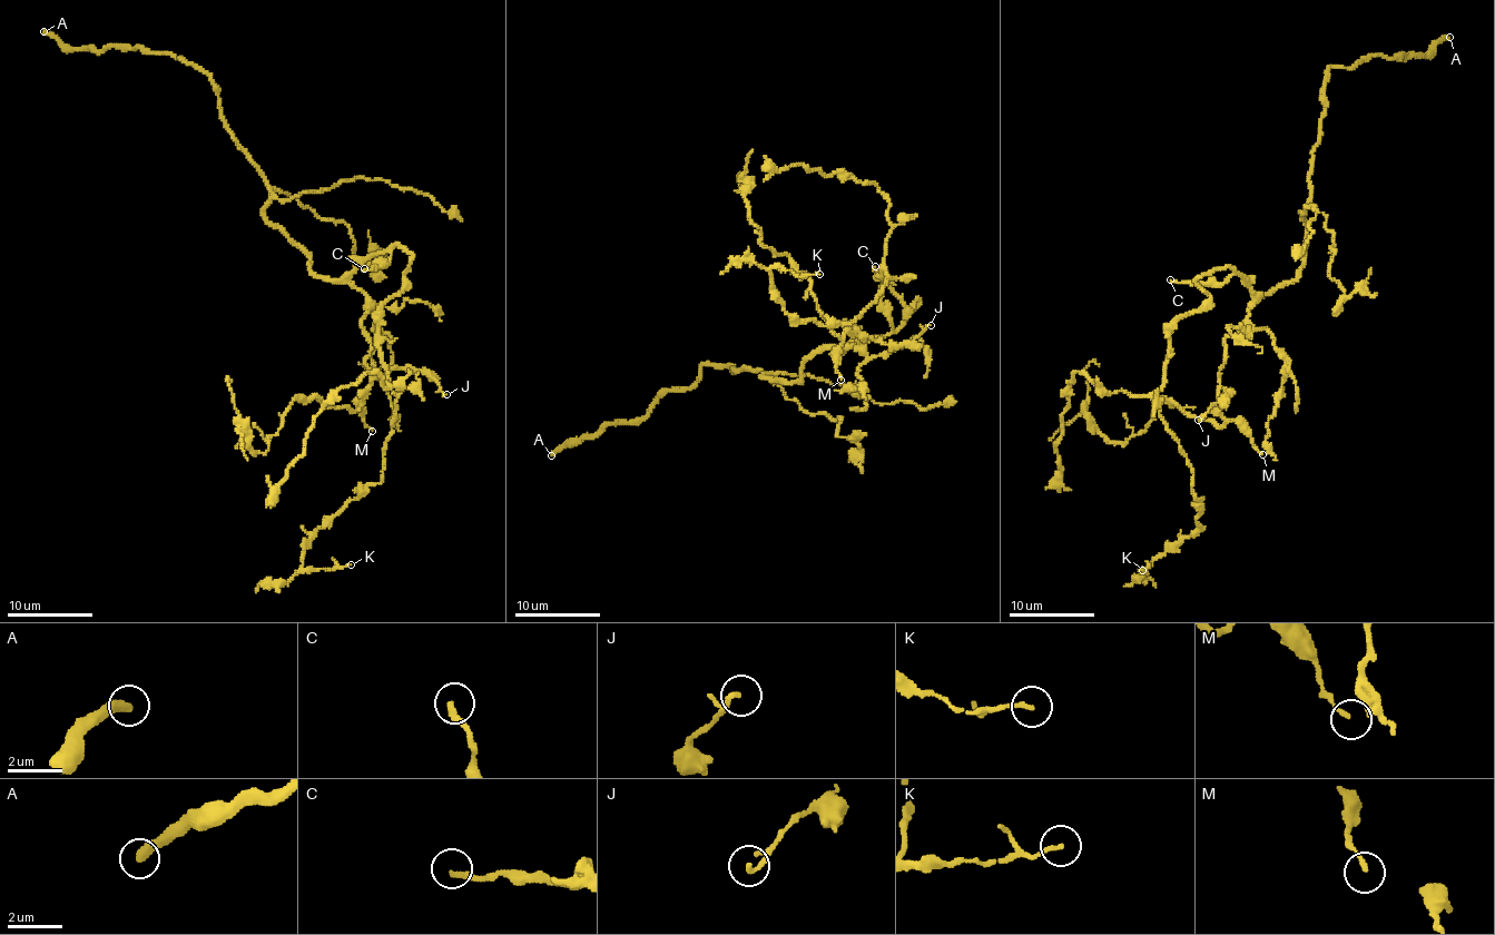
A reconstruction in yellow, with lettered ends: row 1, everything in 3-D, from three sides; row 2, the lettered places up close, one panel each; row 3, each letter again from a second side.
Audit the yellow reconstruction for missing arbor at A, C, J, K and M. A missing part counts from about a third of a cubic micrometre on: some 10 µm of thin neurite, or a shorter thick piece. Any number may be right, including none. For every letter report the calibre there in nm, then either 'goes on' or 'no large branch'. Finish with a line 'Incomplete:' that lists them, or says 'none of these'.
A: 400 nm thick; goes on
C: 240 nm thick; goes on
J: 160 nm thick; no large branch
K: 140 nm thick; no large branch
M: 130 nm thick; no large branch
Incomplete: A, C

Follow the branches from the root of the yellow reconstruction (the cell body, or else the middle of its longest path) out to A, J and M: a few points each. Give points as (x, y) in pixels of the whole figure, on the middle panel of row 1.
A: (869, 337), (819, 348), (792, 383), (702, 365), (642, 417), (570, 439), (551, 455)
J: (869, 337), (844, 347), (859, 344), (855, 326), (885, 344), (908, 345), (931, 325)
M: (869, 337), (848, 350), (859, 344), (853, 328), (858, 327), (845, 334), (836, 370), (841, 380)

